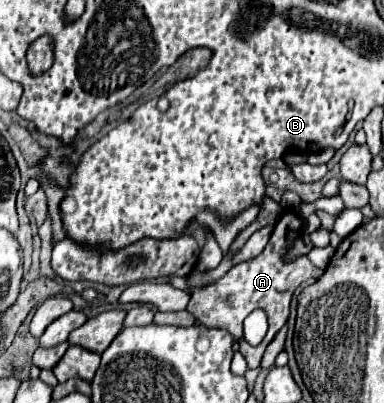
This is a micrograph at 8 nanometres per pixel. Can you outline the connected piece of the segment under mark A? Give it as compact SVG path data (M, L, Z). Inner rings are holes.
M285 210L283 216L279 218L271 238L269 238L269 244L265 246L265 250L257 258L235 264L221 280L209 284L207 292L192 292L190 295L186 310L195 316L195 320L199 324L203 324L207 328L223 328L231 336L235 336L237 342L239 342L239 352L247 360L247 368L259 368L259 362L261 362L261 356L263 356L267 344L273 340L273 336L287 322L289 302L291 302L295 288L301 282L305 282L309 278L319 278L323 274L323 270L313 268L311 262L305 256L285 260L285 250L291 248L291 242L295 242L295 238L301 236L301 230L303 230L303 220L297 216L297 212ZM255 308L263 308L267 312L269 330L267 330L267 336L263 338L263 342L259 346L249 346L243 340L243 320Z

